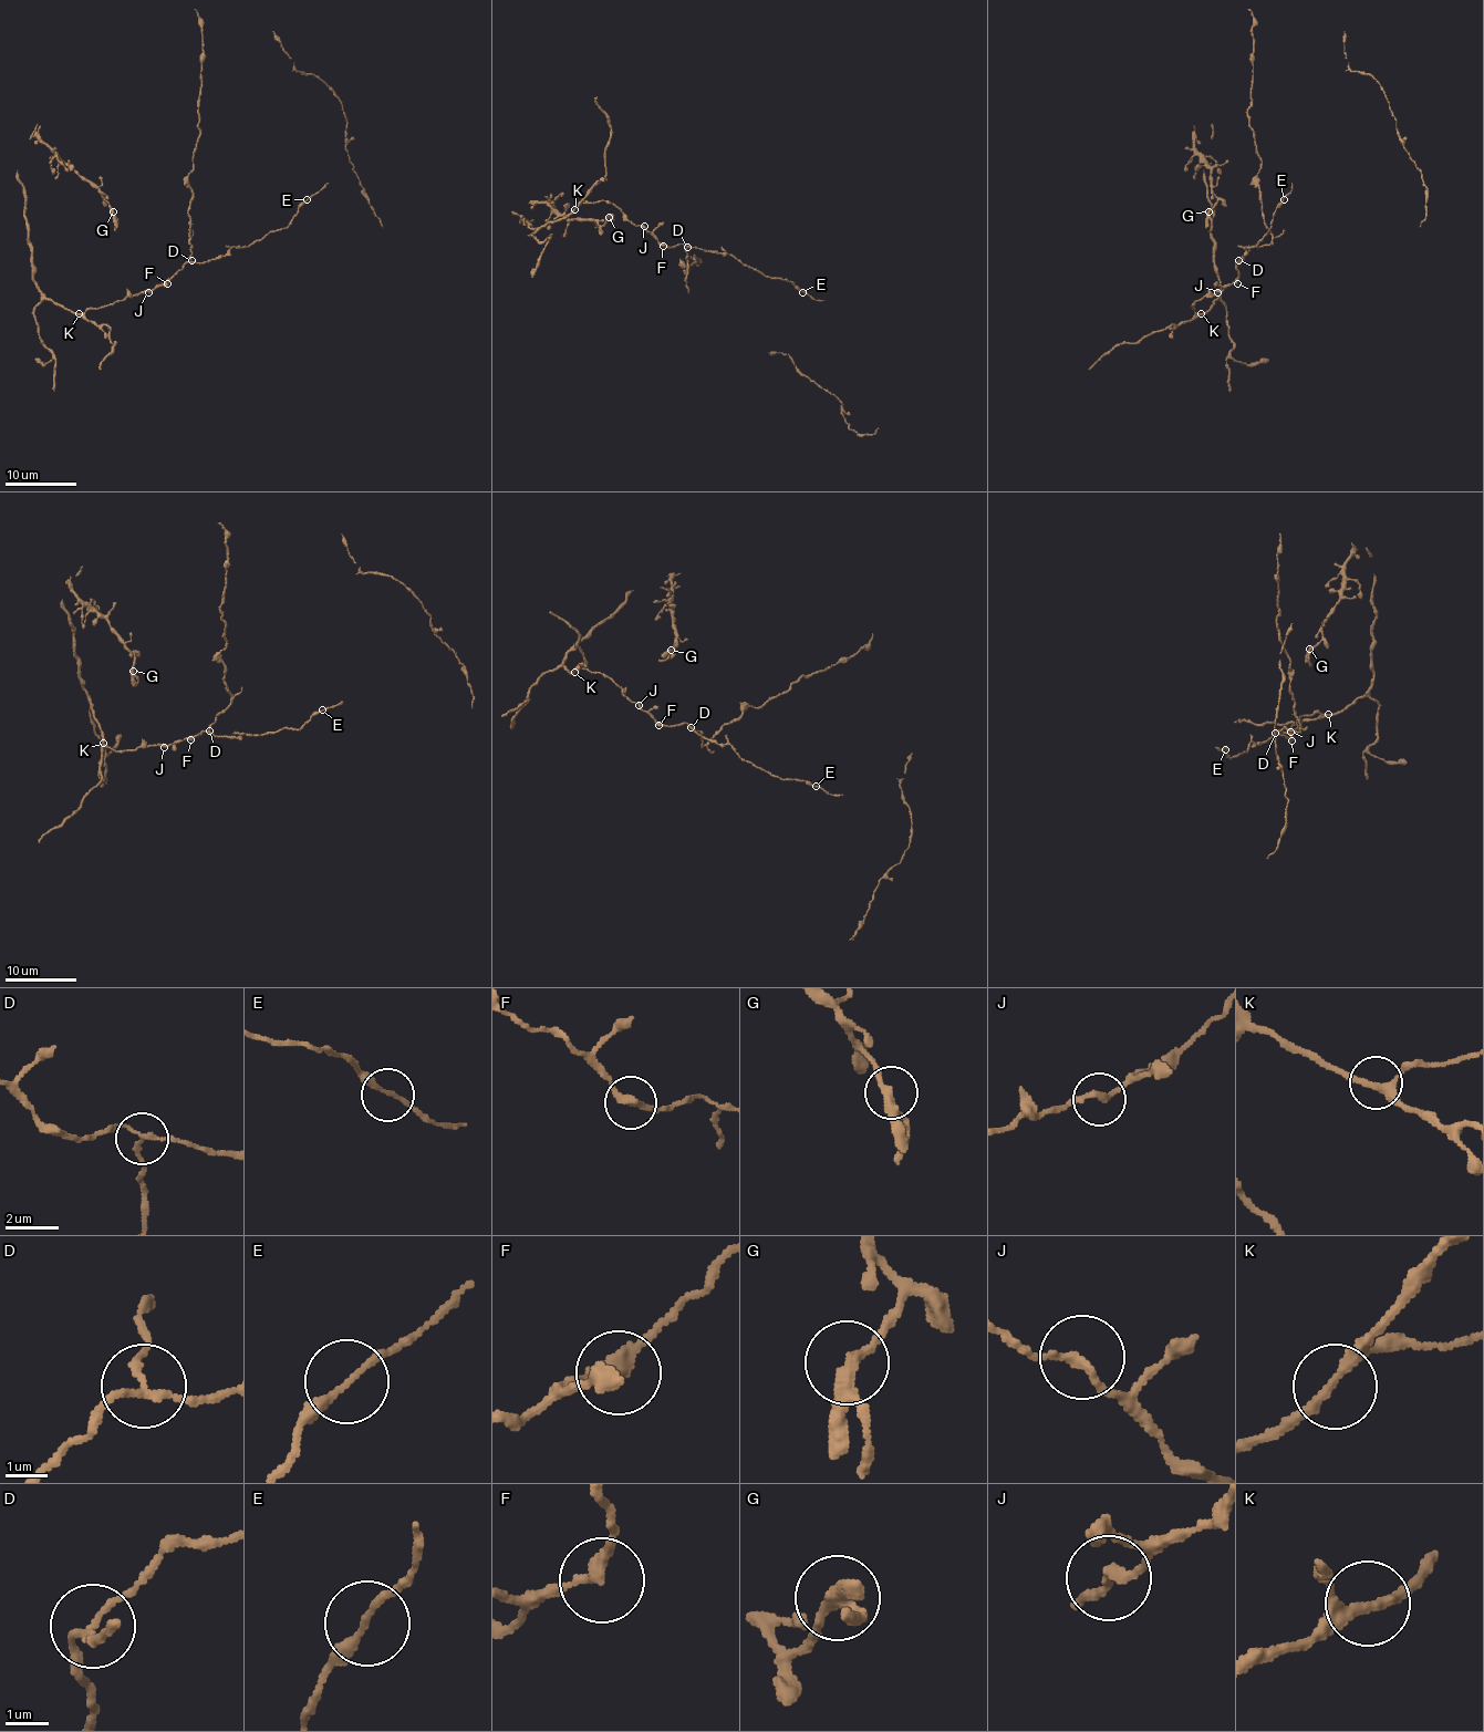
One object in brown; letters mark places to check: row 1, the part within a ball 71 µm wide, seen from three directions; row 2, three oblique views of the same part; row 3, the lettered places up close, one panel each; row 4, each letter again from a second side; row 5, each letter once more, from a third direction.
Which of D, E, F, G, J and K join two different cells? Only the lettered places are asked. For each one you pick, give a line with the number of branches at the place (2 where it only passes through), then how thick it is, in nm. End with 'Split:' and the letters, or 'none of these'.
D: 3 | 150 nm
Split: D

